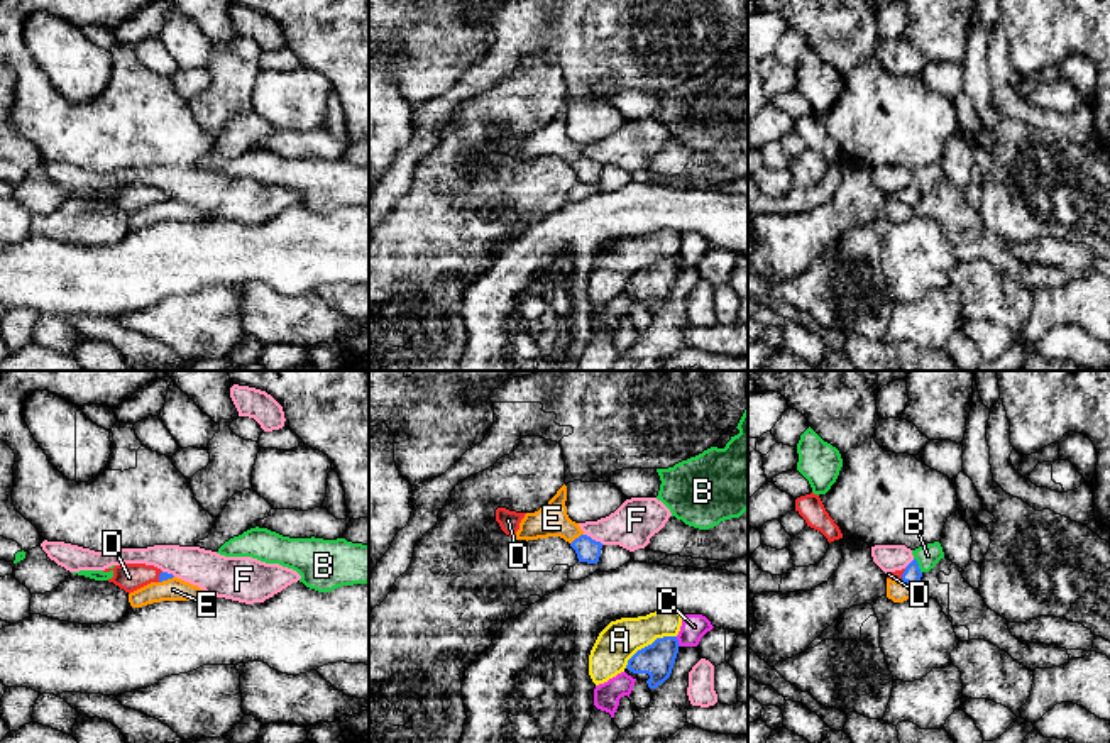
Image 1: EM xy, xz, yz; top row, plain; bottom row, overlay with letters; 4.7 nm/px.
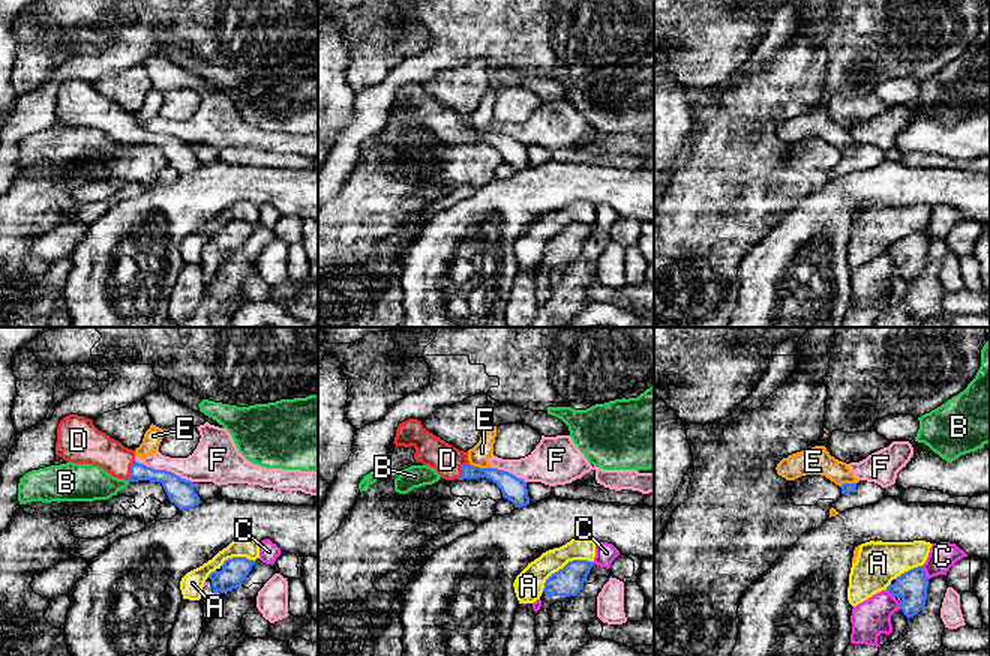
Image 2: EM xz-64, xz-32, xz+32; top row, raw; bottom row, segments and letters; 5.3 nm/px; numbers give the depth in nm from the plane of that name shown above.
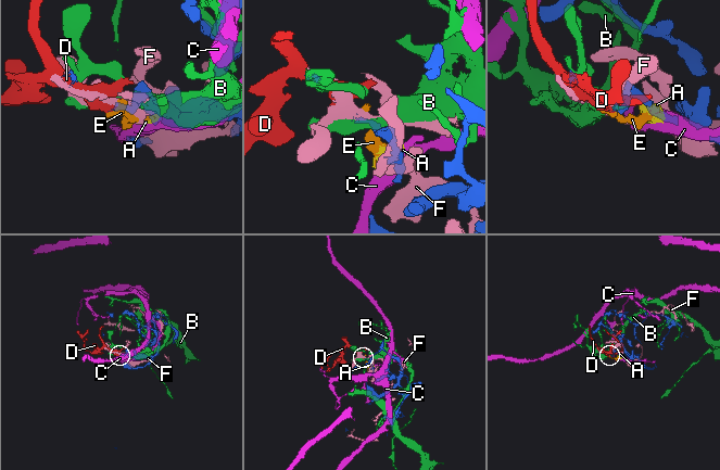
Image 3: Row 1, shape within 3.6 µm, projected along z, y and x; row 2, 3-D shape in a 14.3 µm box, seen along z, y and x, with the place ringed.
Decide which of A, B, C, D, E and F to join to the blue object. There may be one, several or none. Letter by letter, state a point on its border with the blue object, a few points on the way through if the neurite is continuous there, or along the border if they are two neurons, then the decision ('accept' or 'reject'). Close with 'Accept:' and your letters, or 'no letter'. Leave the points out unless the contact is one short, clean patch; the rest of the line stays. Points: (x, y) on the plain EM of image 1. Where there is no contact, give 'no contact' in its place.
A: xz (648, 266) | along xz (675, 256), (655, 259), (642, 268), (625, 288) | reject
B: yz (917, 187) | reject
C: xz (677, 263) | reject
D: yz (902, 197) | accept
E: xz (576, 159) | along xz (582, 154), (571, 165) | reject
F: xz (594, 161) | reject
Accept: D

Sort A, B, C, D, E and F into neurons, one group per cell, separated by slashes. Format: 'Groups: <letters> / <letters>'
Groups: A E / B / C / D / F

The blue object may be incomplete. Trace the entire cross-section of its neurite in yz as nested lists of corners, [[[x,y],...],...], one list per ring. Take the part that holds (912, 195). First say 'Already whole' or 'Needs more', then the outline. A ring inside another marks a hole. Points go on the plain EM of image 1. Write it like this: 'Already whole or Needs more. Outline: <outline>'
Needs more. Outline: [[[915,179],[902,191],[887,193],[887,200],[907,203],[912,208],[917,208],[920,198],[922,198],[922,193]]]

